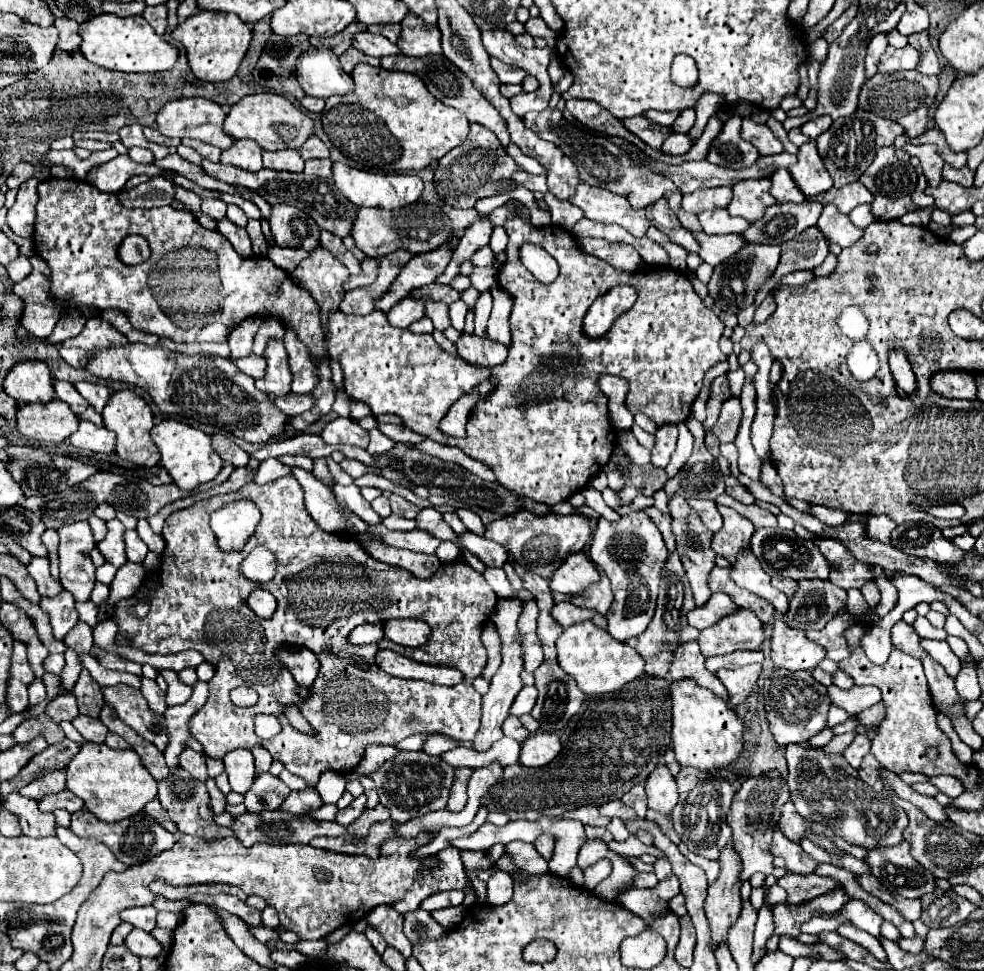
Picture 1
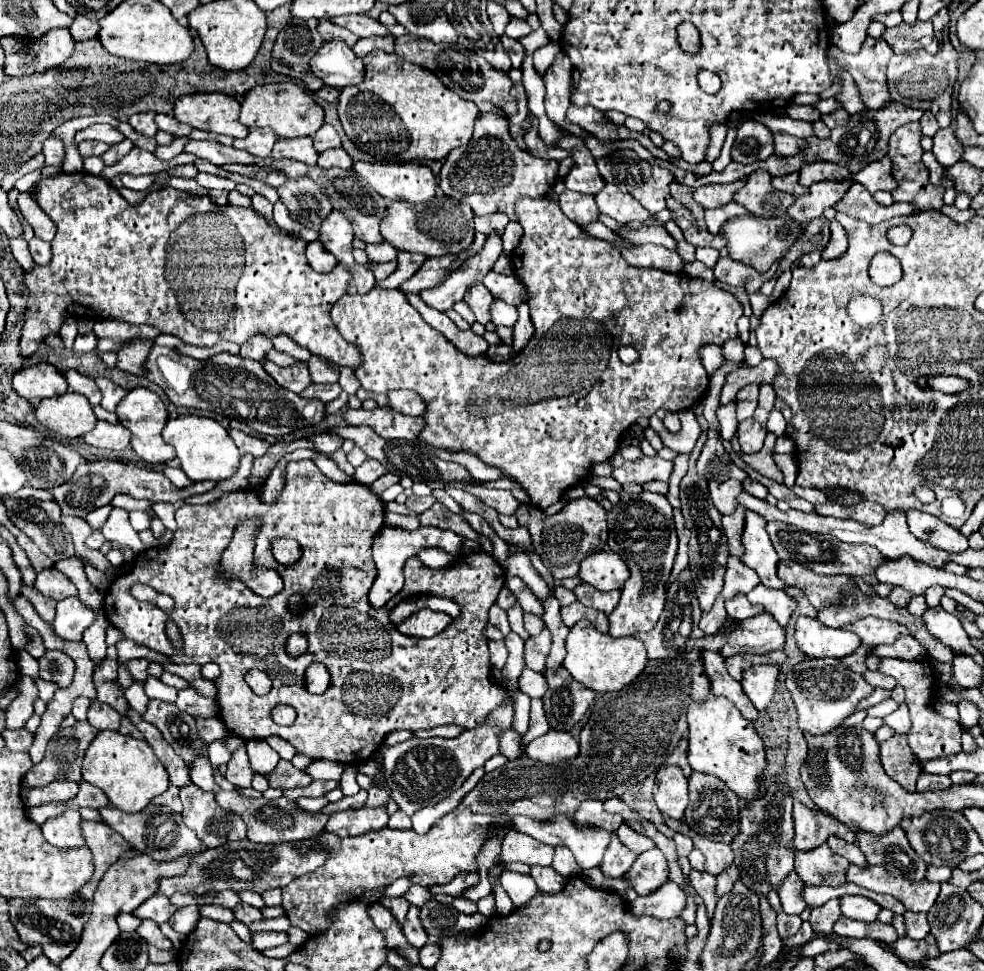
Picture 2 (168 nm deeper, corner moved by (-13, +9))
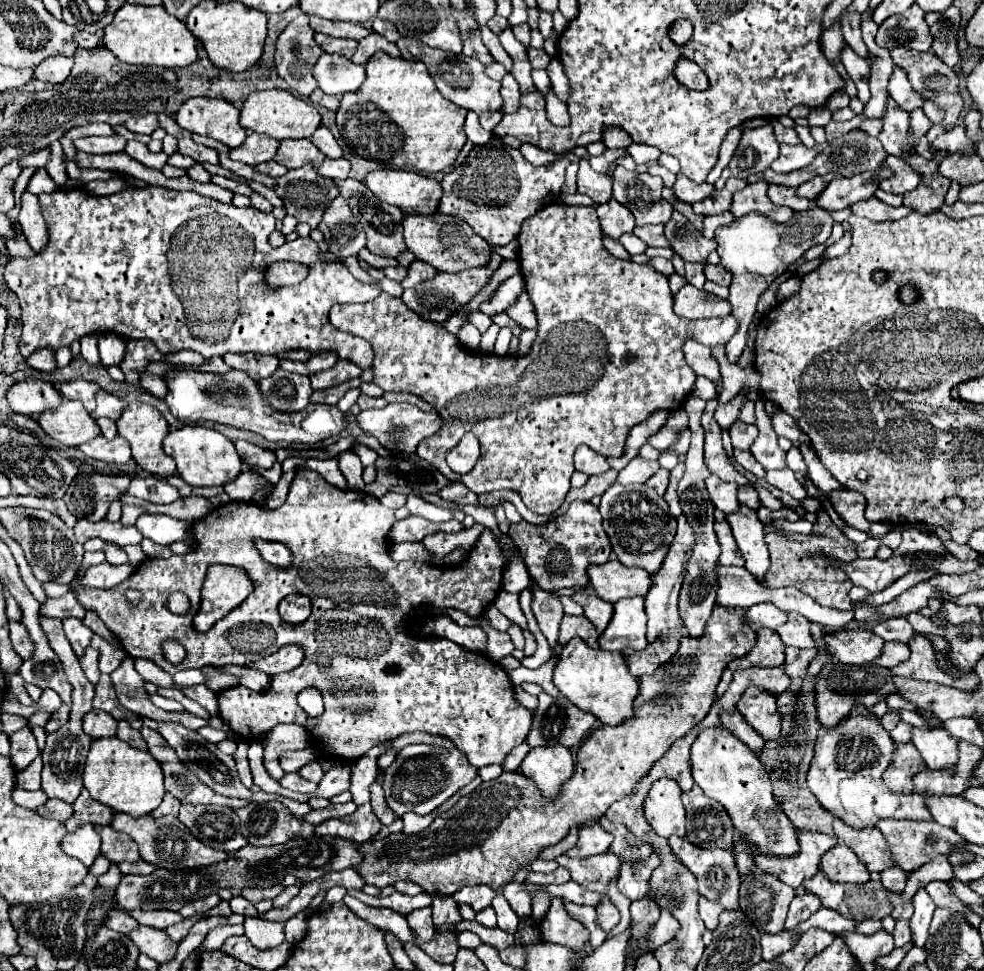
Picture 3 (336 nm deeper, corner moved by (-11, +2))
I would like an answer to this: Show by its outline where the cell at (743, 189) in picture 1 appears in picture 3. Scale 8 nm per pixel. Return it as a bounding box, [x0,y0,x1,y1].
[731,181,793,223]

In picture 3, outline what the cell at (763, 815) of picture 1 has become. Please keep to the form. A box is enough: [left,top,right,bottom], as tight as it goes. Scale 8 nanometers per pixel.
[733,841,795,933]

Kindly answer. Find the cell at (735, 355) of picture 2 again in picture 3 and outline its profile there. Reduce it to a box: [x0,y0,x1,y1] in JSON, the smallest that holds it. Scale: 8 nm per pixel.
[715,205,833,363]

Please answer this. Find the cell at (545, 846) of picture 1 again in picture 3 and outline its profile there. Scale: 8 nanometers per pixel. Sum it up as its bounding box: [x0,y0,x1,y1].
[543,867,571,885]

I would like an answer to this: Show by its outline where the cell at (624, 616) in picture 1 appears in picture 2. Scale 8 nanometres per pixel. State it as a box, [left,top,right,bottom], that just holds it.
[607,492,677,636]

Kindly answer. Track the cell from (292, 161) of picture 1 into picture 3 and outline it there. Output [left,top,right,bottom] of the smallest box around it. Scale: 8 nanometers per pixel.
[273,139,325,169]

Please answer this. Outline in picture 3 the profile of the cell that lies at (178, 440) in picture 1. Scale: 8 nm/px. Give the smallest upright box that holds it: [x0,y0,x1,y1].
[163,425,243,487]

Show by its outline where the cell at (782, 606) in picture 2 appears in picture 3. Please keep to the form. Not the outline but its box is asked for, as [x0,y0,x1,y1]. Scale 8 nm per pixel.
[777,613,817,649]

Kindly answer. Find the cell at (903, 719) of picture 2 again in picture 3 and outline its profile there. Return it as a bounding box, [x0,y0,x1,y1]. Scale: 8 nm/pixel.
[913,729,957,769]

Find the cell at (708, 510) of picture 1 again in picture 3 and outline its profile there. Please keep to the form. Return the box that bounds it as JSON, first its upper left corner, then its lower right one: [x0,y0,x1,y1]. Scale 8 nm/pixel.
[705,477,739,513]

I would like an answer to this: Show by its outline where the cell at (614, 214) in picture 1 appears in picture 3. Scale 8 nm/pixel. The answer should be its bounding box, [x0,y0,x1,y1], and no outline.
[597,199,635,241]

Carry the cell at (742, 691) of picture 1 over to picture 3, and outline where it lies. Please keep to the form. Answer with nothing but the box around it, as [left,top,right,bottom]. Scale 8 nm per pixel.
[737,687,781,739]

